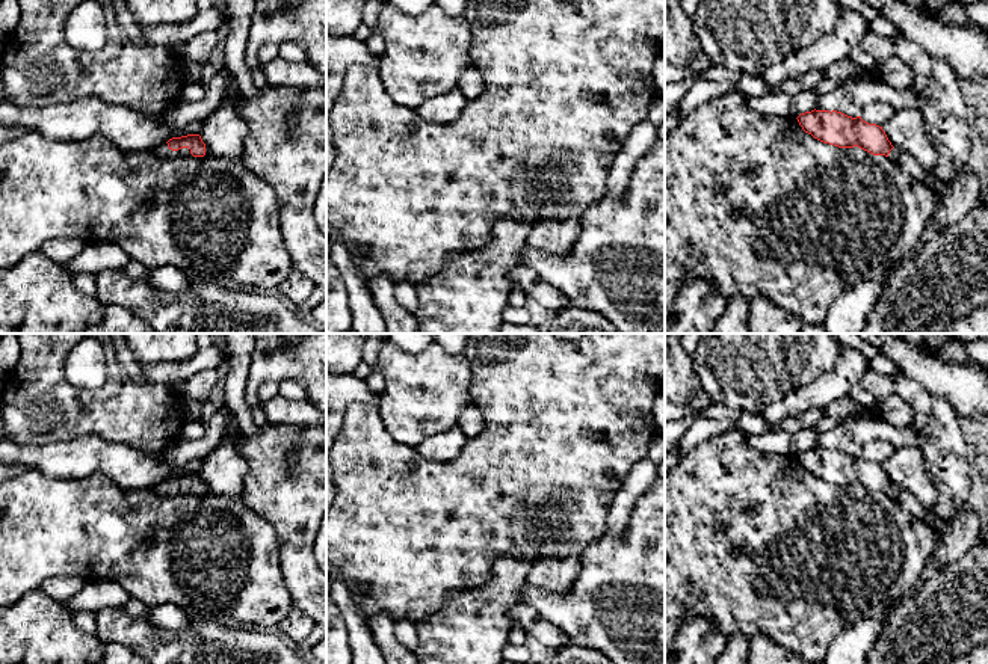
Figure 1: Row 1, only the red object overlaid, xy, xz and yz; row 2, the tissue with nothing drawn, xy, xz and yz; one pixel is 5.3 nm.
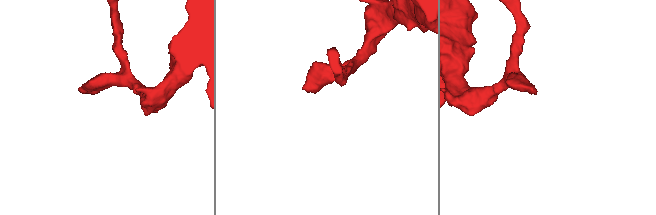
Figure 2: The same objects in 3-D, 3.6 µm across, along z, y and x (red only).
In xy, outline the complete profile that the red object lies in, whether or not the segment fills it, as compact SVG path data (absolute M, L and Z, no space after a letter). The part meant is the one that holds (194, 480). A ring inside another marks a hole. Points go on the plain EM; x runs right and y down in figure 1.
M187 472L181 475L172 475L168 480L159 481L153 490L162 496L177 496L177 495L204 495L205 481L199 472Z

